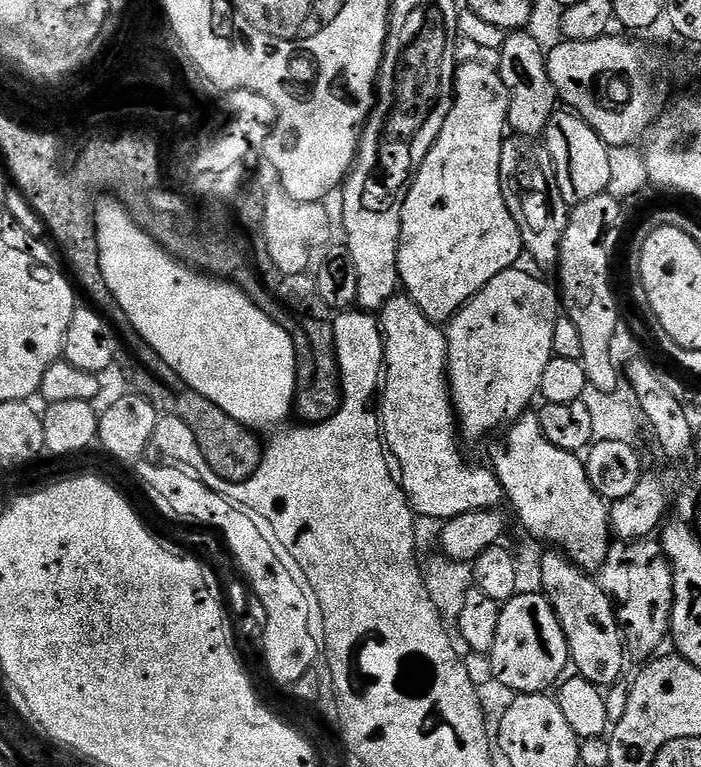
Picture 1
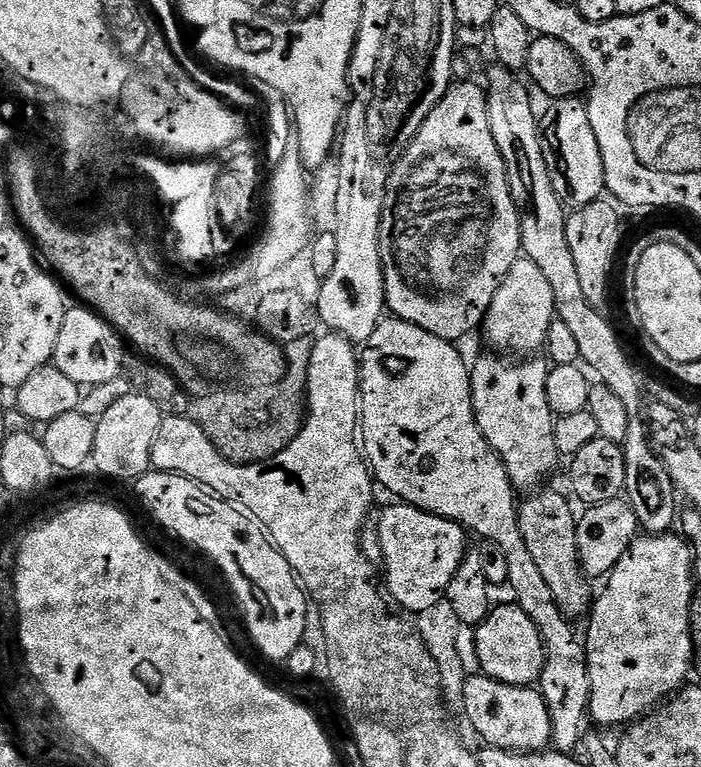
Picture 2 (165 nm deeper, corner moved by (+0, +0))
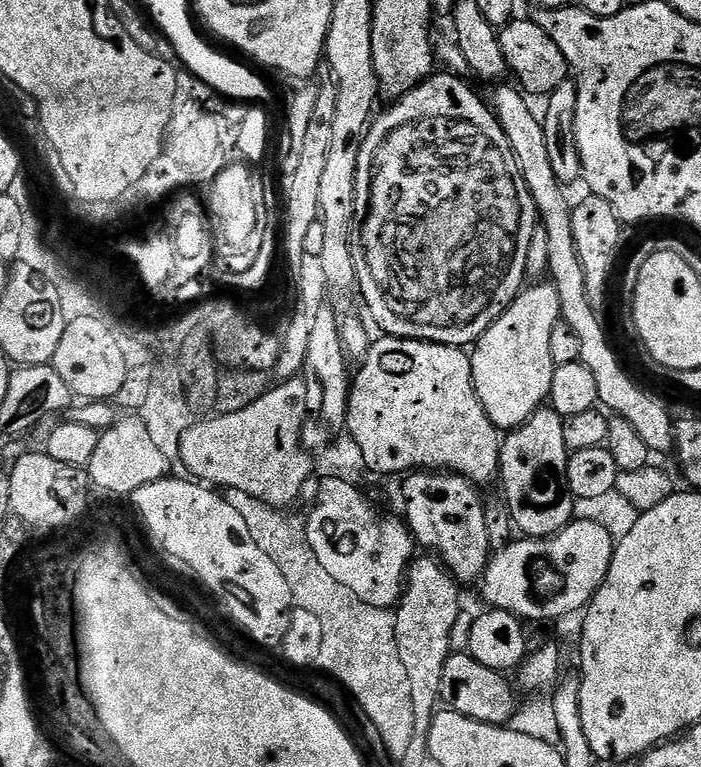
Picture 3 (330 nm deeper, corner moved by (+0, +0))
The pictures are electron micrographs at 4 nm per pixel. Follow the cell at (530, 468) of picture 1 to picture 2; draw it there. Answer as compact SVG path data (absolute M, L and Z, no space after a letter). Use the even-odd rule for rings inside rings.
M500 354L491 355L482 357L470 368L476 421L486 442L506 466L512 487L517 490L539 489L547 481L544 479L555 470L556 463L562 460L554 442L556 417L552 415L550 402L546 402L549 361L544 358L515 360Z

